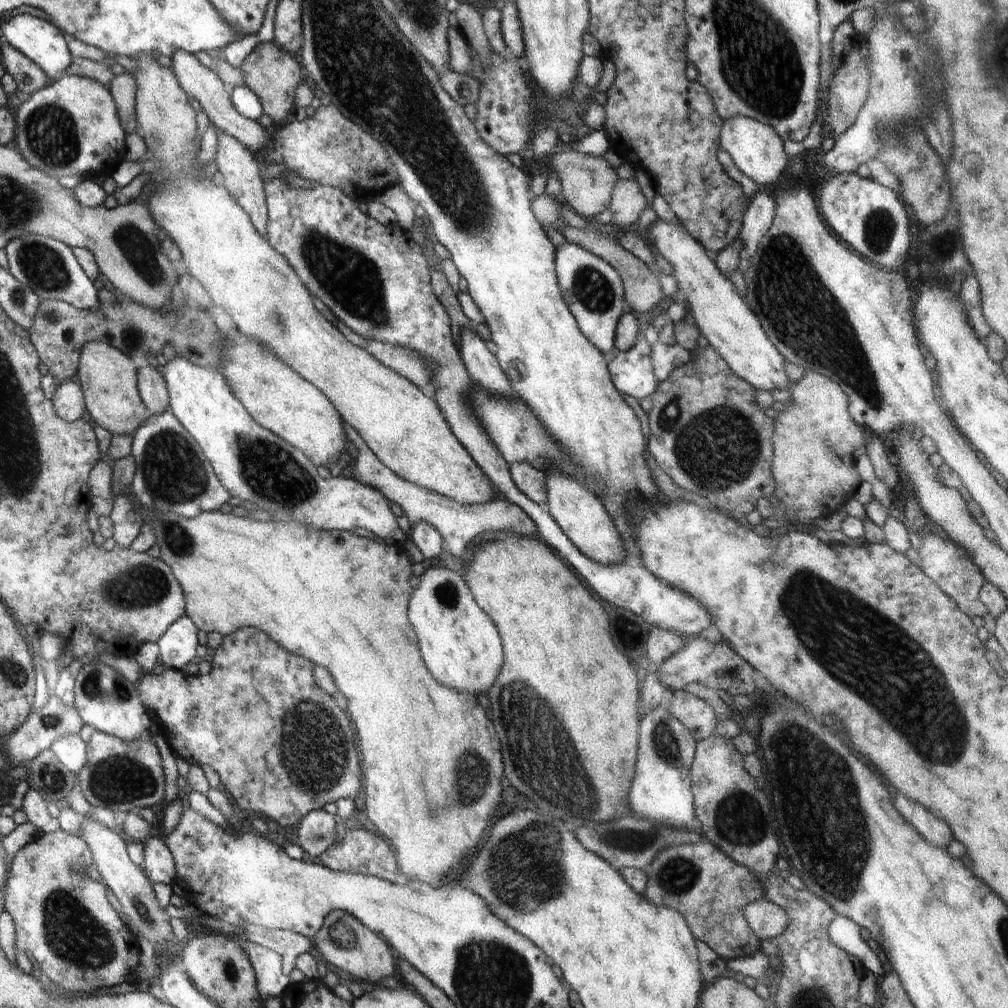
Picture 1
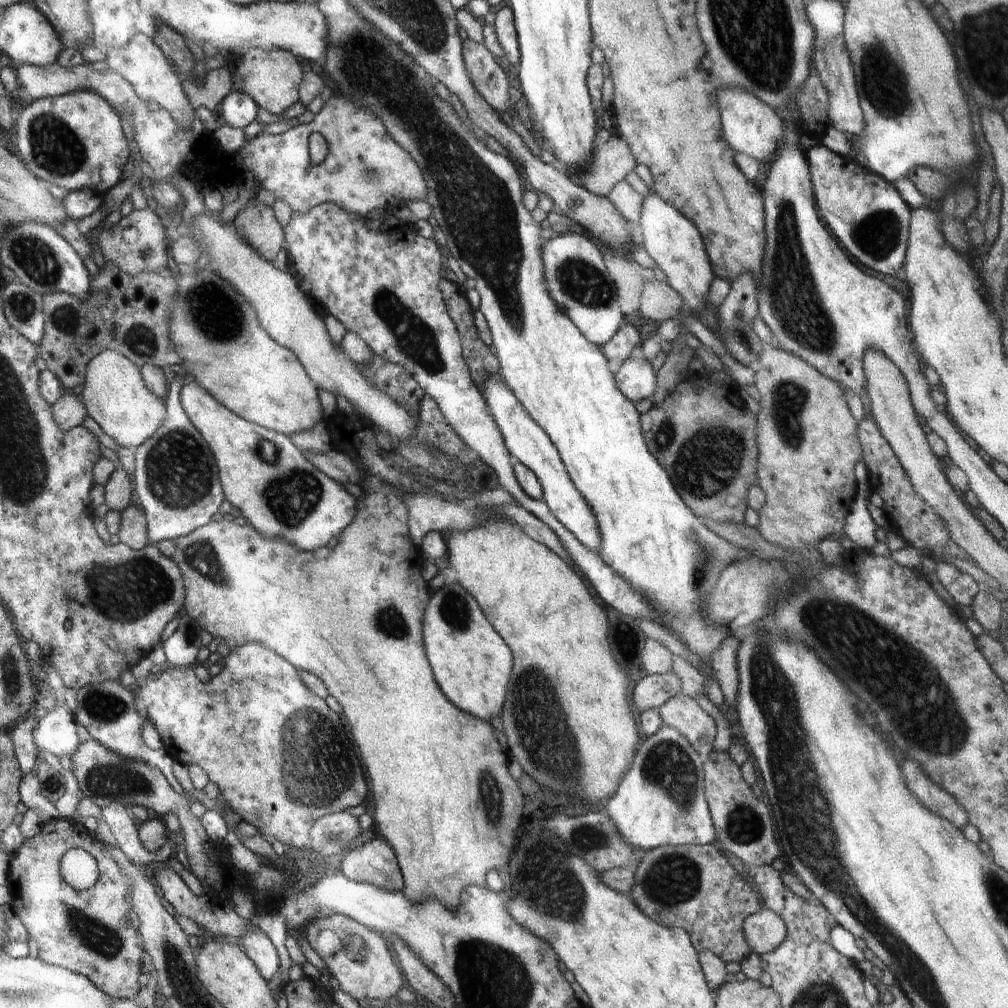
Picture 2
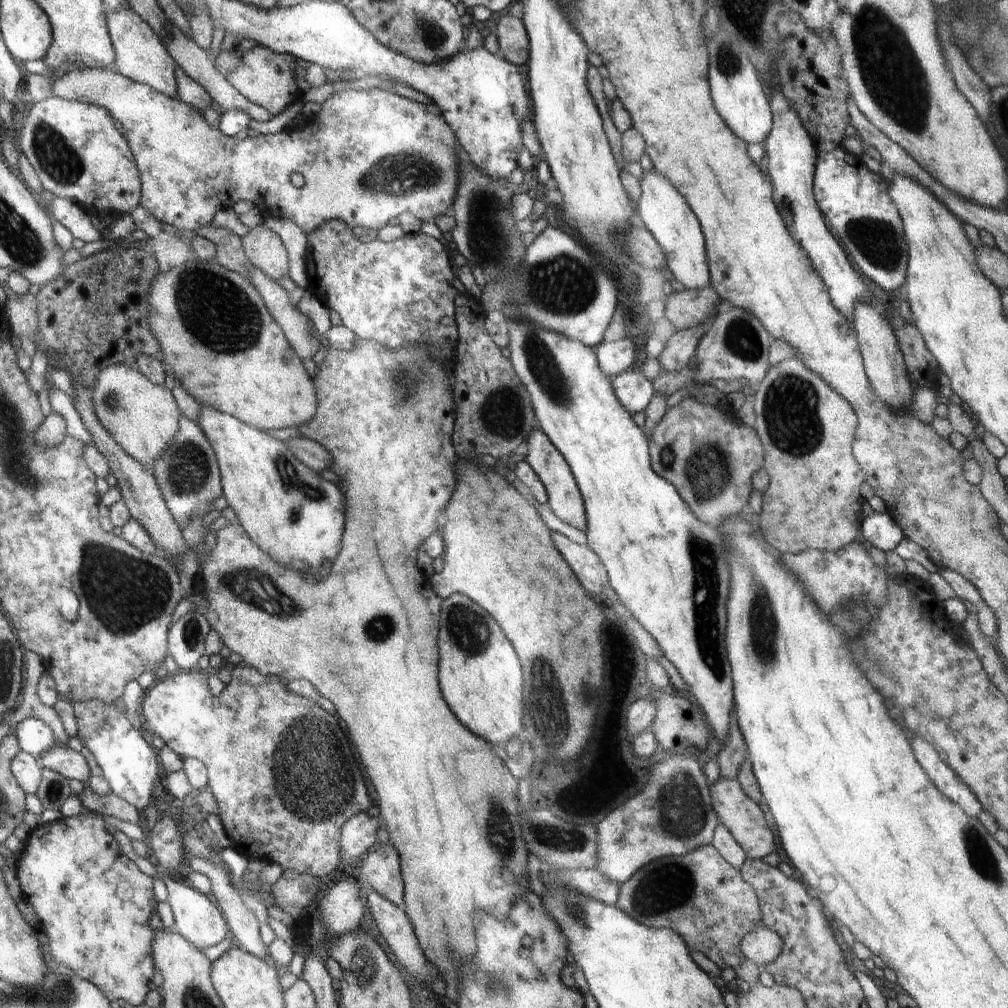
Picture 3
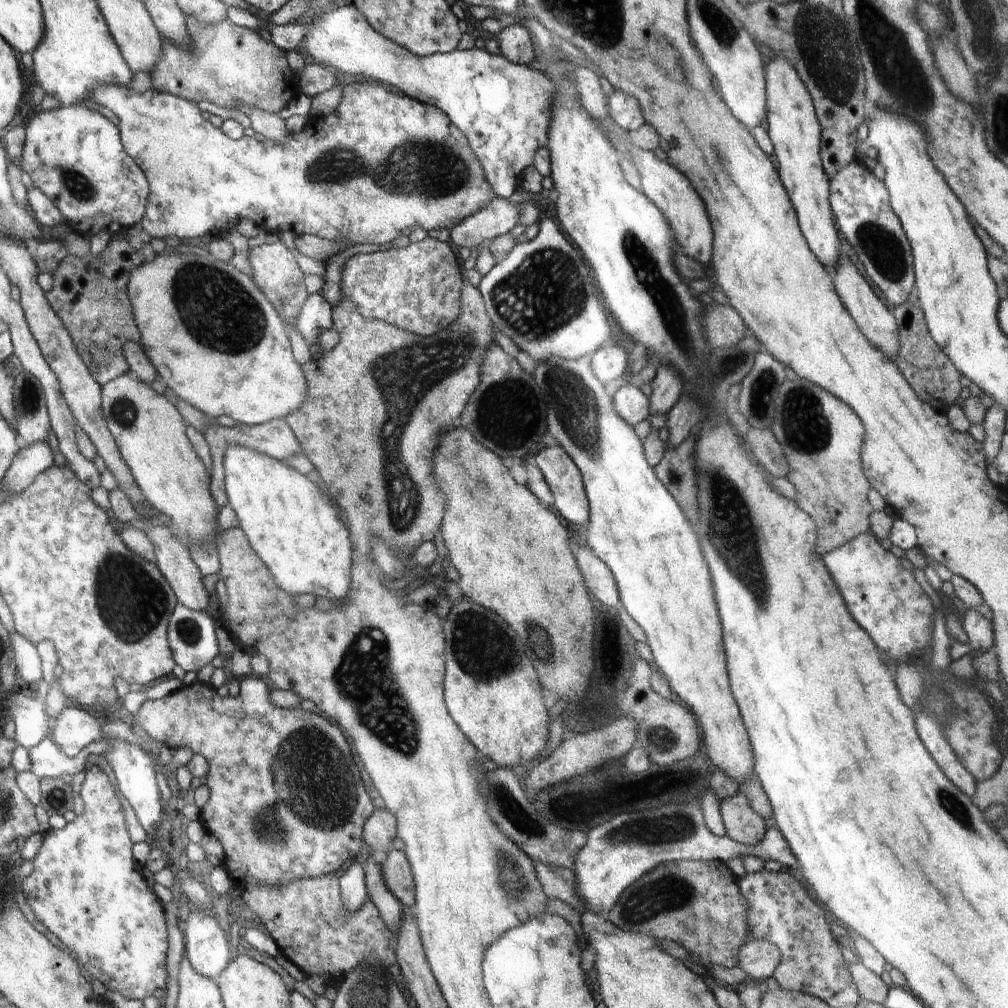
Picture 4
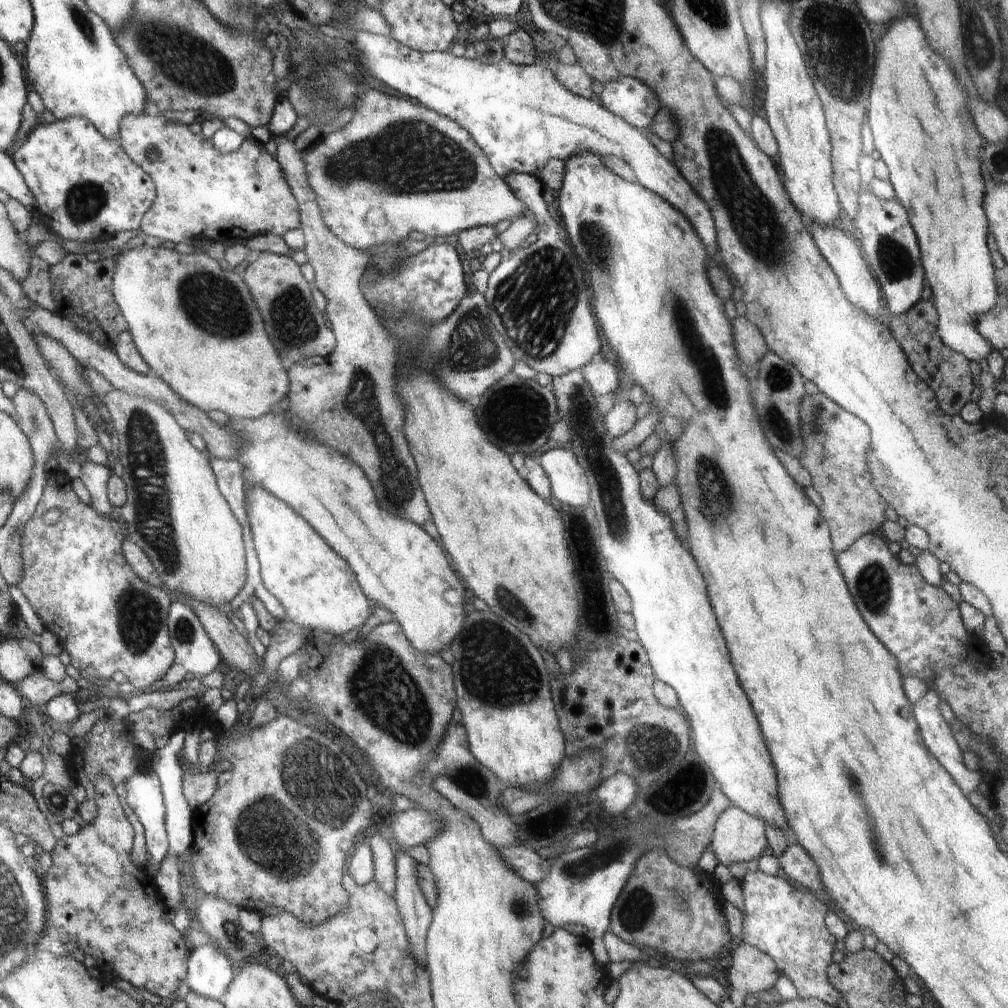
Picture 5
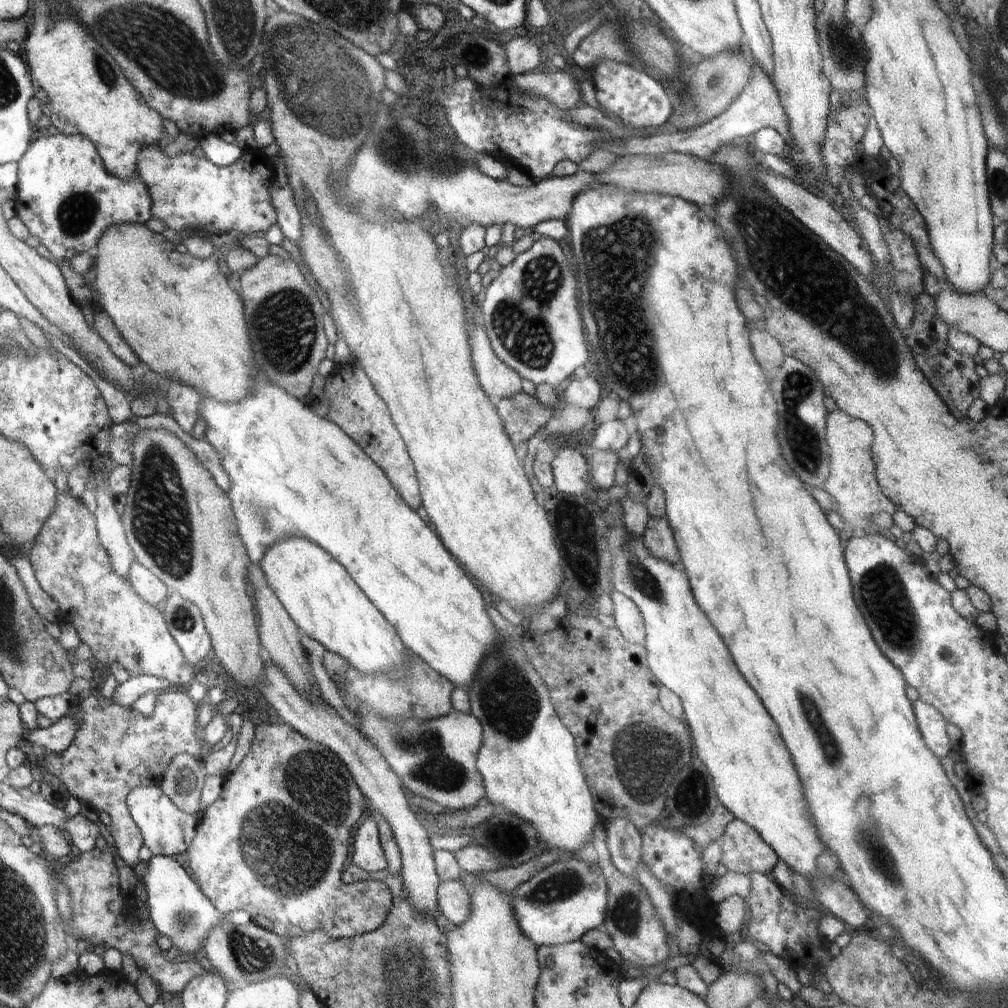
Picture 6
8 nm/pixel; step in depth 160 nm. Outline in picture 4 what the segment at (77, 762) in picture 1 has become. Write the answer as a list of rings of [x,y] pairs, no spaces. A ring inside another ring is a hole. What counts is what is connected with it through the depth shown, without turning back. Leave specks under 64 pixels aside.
[[[43,679],[32,690],[16,690],[8,696],[3,712],[12,719],[9,731],[28,751],[50,736],[52,719],[46,712],[48,683]]]

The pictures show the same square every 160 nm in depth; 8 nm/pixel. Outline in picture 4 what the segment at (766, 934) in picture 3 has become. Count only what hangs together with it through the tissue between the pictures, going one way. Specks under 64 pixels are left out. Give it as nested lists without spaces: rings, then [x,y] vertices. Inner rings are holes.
[[[749,937],[740,948],[738,967],[746,972],[751,981],[759,983],[774,975],[780,958],[776,944]]]

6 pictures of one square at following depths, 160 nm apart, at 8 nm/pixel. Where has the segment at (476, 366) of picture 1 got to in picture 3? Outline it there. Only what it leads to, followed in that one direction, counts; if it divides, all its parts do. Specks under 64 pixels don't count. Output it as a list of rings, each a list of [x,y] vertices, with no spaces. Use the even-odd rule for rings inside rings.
[[[541,430],[533,431],[528,441],[530,442],[530,450],[526,460],[530,462],[530,466],[538,474],[538,478],[546,489],[547,505],[552,510],[552,514],[578,530],[586,530],[587,516],[584,501],[566,459]]]

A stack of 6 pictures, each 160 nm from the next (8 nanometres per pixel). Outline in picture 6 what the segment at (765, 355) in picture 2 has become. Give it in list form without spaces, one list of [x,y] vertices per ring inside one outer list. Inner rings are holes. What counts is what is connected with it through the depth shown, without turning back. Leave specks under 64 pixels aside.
[[[838,409],[828,416],[826,438],[828,438],[828,446],[830,446],[830,476],[828,476],[826,492],[832,494],[836,498],[836,502],[840,504],[840,516],[846,520],[846,534],[848,534],[848,536],[840,536],[840,538],[842,538],[842,542],[847,543],[847,540],[854,534],[864,533],[870,525],[870,520],[868,520],[870,514],[883,510],[893,515],[896,512],[896,505],[882,494],[882,490],[876,482],[874,462],[872,462],[872,454],[870,454],[872,430],[866,422],[862,422],[858,418],[854,420]]]

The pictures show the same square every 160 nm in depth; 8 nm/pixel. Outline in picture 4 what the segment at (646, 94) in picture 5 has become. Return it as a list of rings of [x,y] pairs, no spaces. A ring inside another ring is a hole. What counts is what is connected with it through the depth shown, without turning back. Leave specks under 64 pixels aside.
[[[615,89],[612,92],[612,95],[607,98],[607,106],[610,118],[620,129],[636,130],[644,124],[640,104],[634,100],[634,96],[630,96],[622,90]]]

